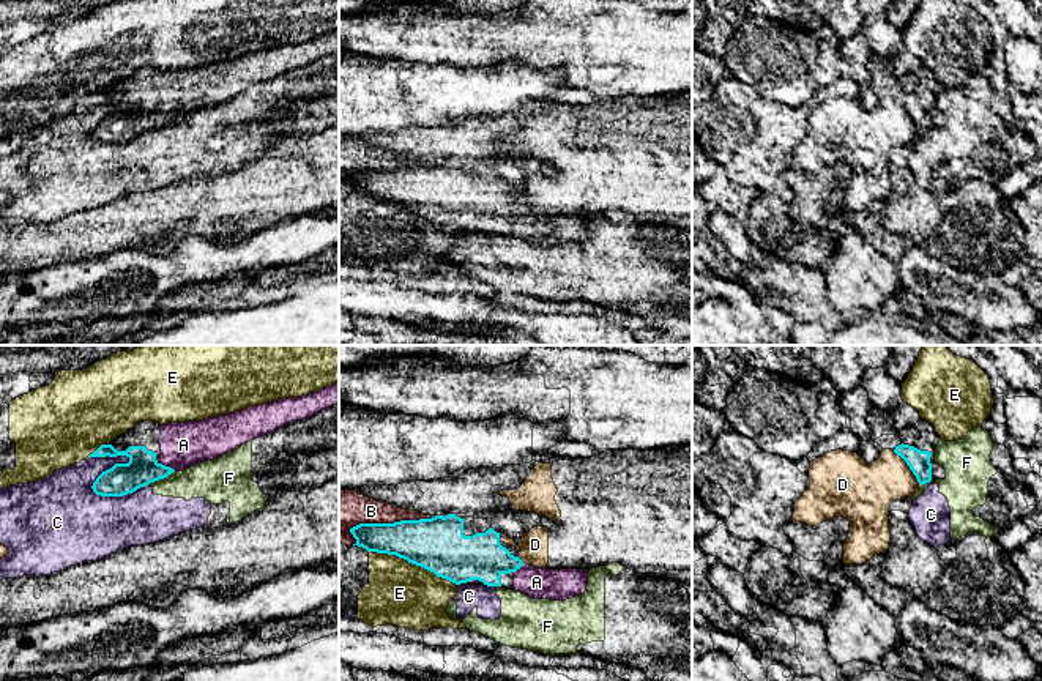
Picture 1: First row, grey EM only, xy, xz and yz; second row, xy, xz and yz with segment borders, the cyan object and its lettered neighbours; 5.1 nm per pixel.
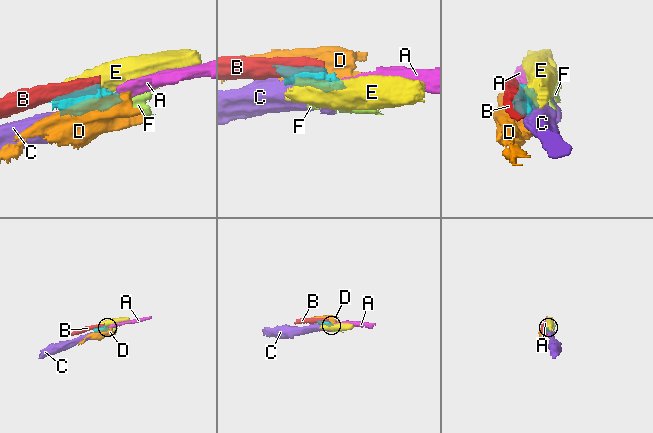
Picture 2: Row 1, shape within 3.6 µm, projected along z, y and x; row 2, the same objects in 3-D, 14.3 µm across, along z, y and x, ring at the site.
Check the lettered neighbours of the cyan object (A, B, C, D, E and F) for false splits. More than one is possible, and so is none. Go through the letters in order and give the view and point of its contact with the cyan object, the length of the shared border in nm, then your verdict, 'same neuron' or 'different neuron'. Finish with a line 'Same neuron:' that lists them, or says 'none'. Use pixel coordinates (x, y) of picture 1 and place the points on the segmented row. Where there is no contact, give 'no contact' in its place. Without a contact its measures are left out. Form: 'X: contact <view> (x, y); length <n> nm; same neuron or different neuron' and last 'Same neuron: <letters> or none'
A: contact xy (169, 467); length 90 nm; same neuron
B: contact xz (385, 524); length 460 nm; different neuron
C: contact xy (100, 475); length 340 nm; different neuron
D: contact yz (908, 465); length 220 nm; different neuron
E: contact xz (413, 563); length 480 nm; different neuron
F: contact xy (160, 478); length 160 nm; different neuron
Same neuron: A

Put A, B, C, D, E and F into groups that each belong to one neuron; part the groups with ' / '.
A / B / C F / D / E

